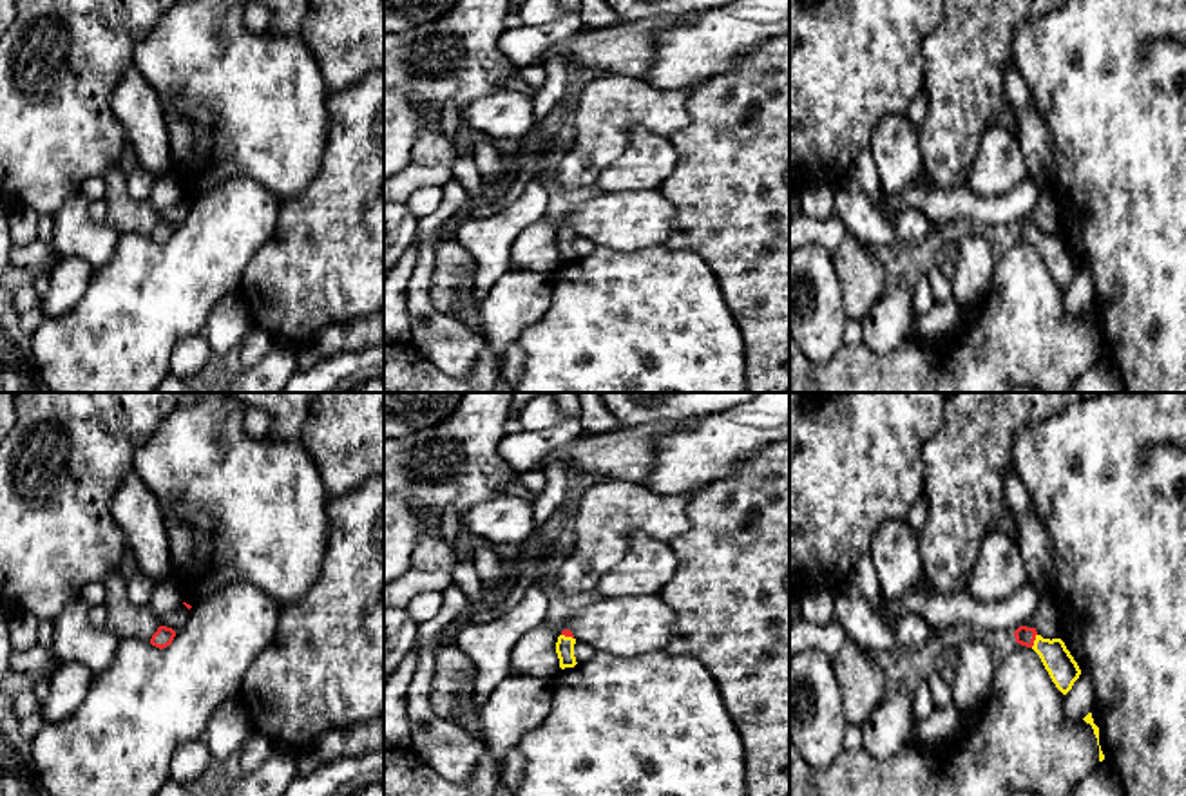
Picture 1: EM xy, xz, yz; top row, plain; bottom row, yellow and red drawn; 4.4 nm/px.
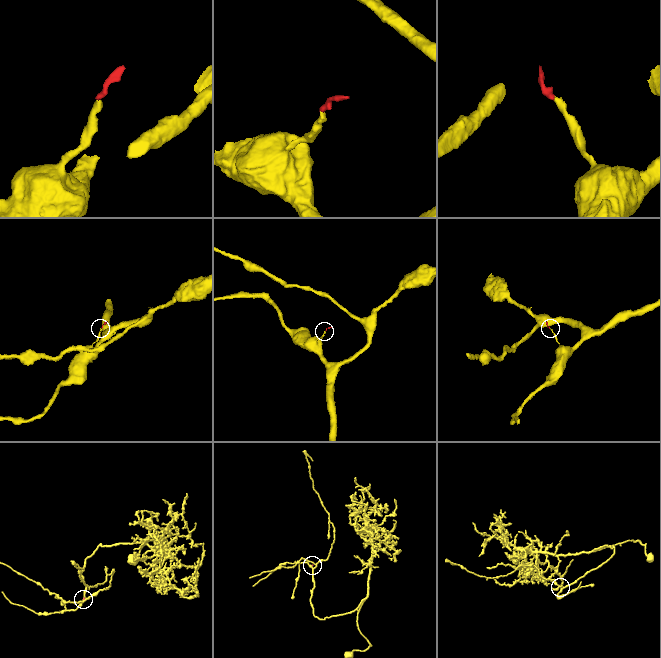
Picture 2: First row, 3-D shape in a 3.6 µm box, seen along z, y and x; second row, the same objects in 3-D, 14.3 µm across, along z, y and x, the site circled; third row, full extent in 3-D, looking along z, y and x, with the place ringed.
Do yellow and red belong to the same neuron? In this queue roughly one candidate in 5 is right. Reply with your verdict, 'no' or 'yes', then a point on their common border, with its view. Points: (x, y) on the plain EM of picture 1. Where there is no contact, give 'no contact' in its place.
yes; contact yz (1034, 236)

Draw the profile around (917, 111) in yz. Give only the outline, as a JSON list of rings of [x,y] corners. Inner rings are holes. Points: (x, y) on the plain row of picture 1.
[[[922,87],[922,90],[913,98],[904,114],[914,128],[920,128],[927,116],[927,109],[929,109],[927,90],[925,87]]]

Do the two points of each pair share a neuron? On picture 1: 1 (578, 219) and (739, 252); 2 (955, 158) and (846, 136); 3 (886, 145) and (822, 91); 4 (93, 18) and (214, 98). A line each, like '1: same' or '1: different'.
1: different
2: different
3: different
4: different

